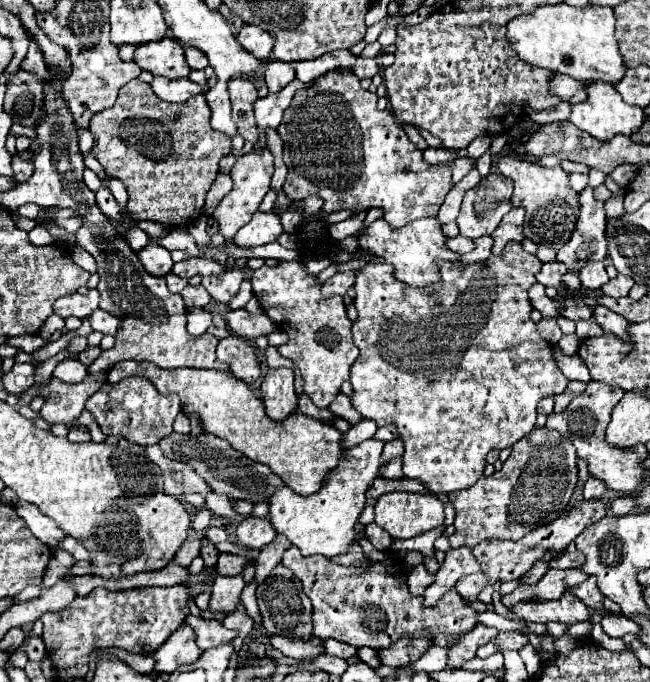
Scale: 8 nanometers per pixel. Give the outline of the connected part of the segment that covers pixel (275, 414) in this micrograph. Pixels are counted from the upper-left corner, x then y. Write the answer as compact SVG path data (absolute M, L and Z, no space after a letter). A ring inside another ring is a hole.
M278 368L278 370L268 370L268 374L262 380L260 386L262 400L266 406L266 414L282 422L286 416L296 412L298 406L298 396L294 392L294 372L288 368Z

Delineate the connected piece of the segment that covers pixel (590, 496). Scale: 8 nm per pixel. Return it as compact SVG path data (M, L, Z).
M594 476L584 484L584 498L586 500L598 500L604 496L604 492L606 492L606 486L602 486L602 482L596 480Z

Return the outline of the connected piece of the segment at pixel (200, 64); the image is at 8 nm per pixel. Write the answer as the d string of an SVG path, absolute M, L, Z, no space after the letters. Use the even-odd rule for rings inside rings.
M186 48L186 62L192 70L204 70L208 66L206 56L202 56L202 52L198 52L198 48Z

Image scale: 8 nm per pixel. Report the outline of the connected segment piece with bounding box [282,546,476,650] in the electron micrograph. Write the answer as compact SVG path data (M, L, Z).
M290 546L282 556L282 564L294 572L294 576L302 582L306 596L312 600L314 636L318 636L322 640L334 638L344 644L352 644L356 648L370 646L370 648L382 650L382 648L388 648L390 644L398 642L404 636L406 638L436 638L438 634L460 636L460 634L470 632L476 626L476 612L462 602L462 596L456 590L450 590L446 596L442 596L442 600L436 606L426 608L426 606L422 606L422 598L410 596L406 578L390 574L382 562L376 562L370 570L362 572L360 568L338 566L338 564L330 562L326 556L302 556L296 546Z

